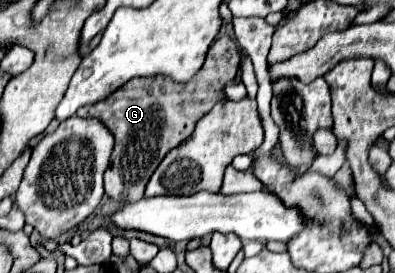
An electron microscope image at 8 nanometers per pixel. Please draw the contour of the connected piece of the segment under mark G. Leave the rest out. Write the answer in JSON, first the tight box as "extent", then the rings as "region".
{"extent":[76,36,240,202],"region":[[[224,36],[210,46],[206,62],[194,80],[178,84],[170,80],[160,82],[158,78],[134,78],[120,86],[116,94],[110,94],[106,100],[84,106],[76,112],[78,116],[100,118],[116,138],[110,168],[104,174],[104,188],[110,198],[118,202],[136,202],[144,194],[148,178],[166,152],[192,134],[194,124],[202,114],[206,114],[216,102],[226,100],[224,86],[234,78],[238,62],[240,54],[236,44]]]}

